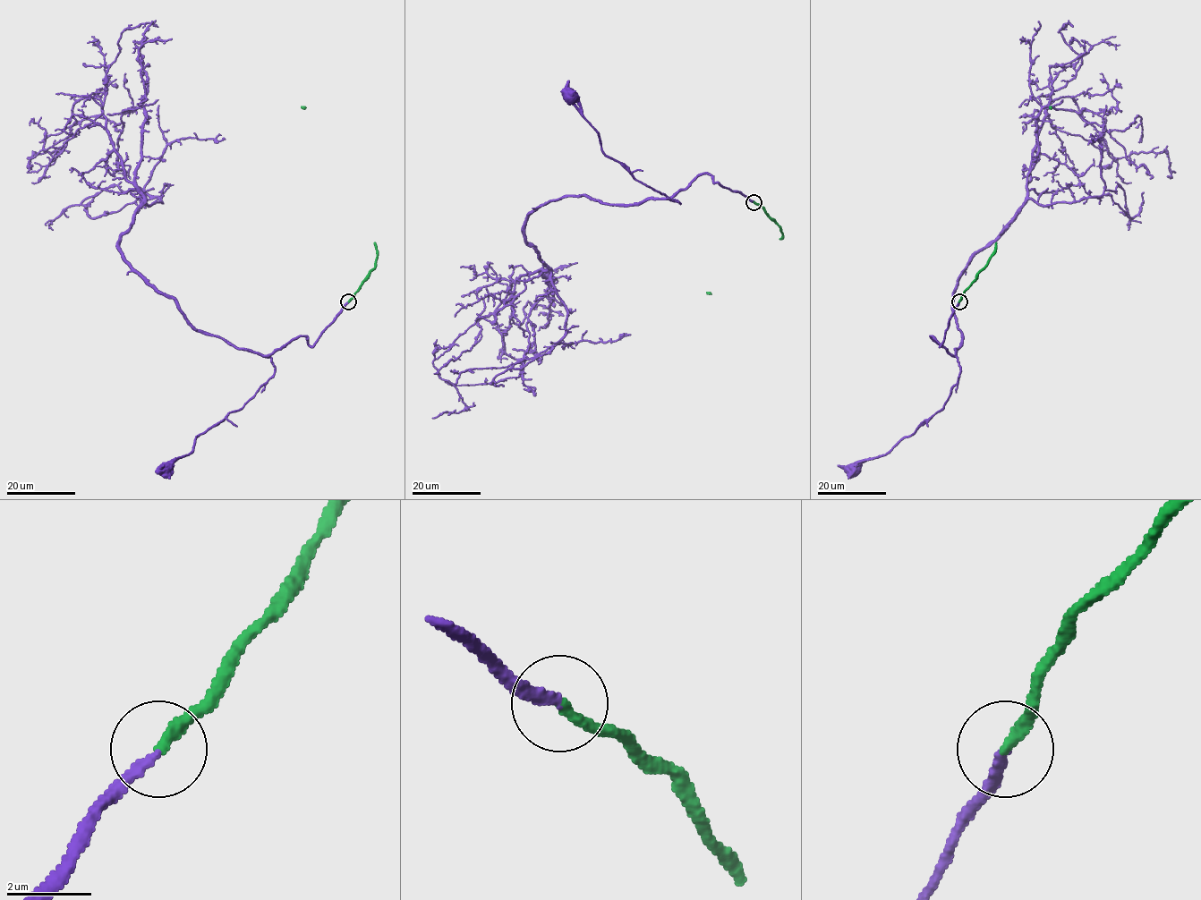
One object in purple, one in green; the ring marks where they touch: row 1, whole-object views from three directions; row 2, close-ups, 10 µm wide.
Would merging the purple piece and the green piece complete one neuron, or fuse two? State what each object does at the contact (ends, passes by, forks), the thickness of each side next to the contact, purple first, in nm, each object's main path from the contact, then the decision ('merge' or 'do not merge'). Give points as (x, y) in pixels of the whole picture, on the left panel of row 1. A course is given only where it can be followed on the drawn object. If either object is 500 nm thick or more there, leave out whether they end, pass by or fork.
purple ends there; green ends there; 220 nm thick on the purple side, 260 nm on the other; purple runs (348, 301), (312, 346), (296, 336), (266, 356), (274, 373), (164, 467); green runs (348, 301), (374, 267), (377, 249), (305, 109), (301, 106); merge

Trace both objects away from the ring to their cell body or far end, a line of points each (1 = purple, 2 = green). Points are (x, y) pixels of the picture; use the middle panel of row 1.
1: (753, 201), (702, 174), (671, 198), (679, 203), (670, 199), (634, 179), (603, 153), (599, 133), (569, 97)
2: (753, 201), (779, 226), (782, 237), (711, 292), (706, 292)

